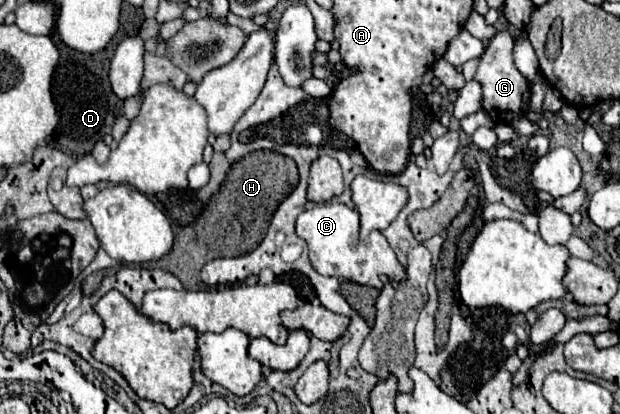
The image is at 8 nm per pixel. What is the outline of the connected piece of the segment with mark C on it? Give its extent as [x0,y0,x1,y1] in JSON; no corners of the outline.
[297,204,405,288]

